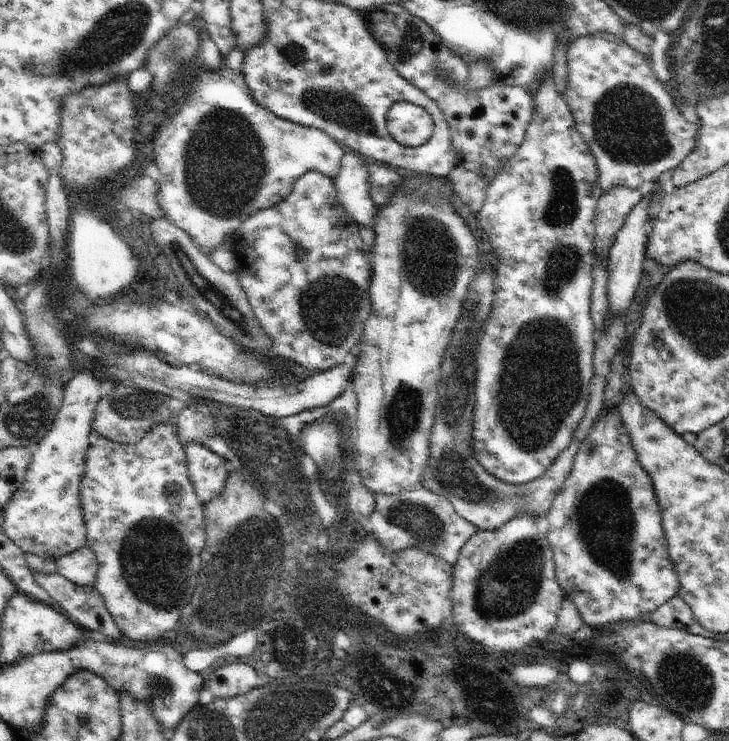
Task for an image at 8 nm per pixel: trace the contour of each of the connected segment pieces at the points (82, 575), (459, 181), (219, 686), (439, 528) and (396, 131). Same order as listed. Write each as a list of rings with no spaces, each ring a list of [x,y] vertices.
[[[88,545],[57,560],[57,573],[78,586],[94,586],[98,567],[97,556]]]
[[[457,164],[448,178],[453,182],[453,190],[464,204],[468,204],[473,213],[479,213],[486,200],[488,183],[476,173]]]
[[[229,664],[211,671],[207,678],[207,690],[214,699],[243,696],[256,687],[256,670],[248,664]]]
[[[423,486],[392,496],[375,494],[374,499],[376,508],[367,520],[368,530],[374,534],[378,544],[382,544],[390,552],[400,552],[404,548],[422,548],[454,566],[464,544],[480,531],[474,524],[461,518],[445,497],[432,493]]]
[[[399,102],[387,114],[387,131],[401,145],[417,147],[432,136],[433,116],[420,105]]]

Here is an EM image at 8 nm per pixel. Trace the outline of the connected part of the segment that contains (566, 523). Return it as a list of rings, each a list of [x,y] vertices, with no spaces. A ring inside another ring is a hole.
[[[617,408],[604,410],[593,424],[590,434],[586,436],[586,439],[582,442],[582,446],[577,450],[576,457],[573,458],[570,476],[564,480],[564,486],[562,486],[560,492],[556,494],[554,504],[552,504],[547,518],[550,524],[547,538],[554,554],[556,580],[562,590],[563,599],[570,600],[570,603],[576,606],[584,627],[604,627],[619,621],[635,622],[653,613],[659,606],[668,602],[672,597],[677,596],[680,588],[679,576],[669,557],[669,542],[664,532],[655,486],[653,485],[650,475],[642,468],[640,461],[636,458],[636,452],[634,452],[634,448],[632,448],[630,434],[628,434],[628,430],[626,430],[626,426],[624,426],[624,422],[622,422]]]

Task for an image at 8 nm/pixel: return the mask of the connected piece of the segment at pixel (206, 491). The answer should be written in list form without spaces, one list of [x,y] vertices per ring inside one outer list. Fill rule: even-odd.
[[[188,442],[184,449],[194,494],[202,504],[206,504],[224,490],[230,471],[229,462],[198,442]]]

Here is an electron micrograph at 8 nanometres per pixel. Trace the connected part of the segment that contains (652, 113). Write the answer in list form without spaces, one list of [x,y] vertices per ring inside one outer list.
[[[608,31],[575,38],[567,49],[566,89],[563,97],[573,114],[576,130],[597,160],[597,181],[603,194],[615,187],[640,189],[644,182],[676,168],[693,151],[699,125],[686,121],[673,107],[672,96],[654,72],[652,59]]]

